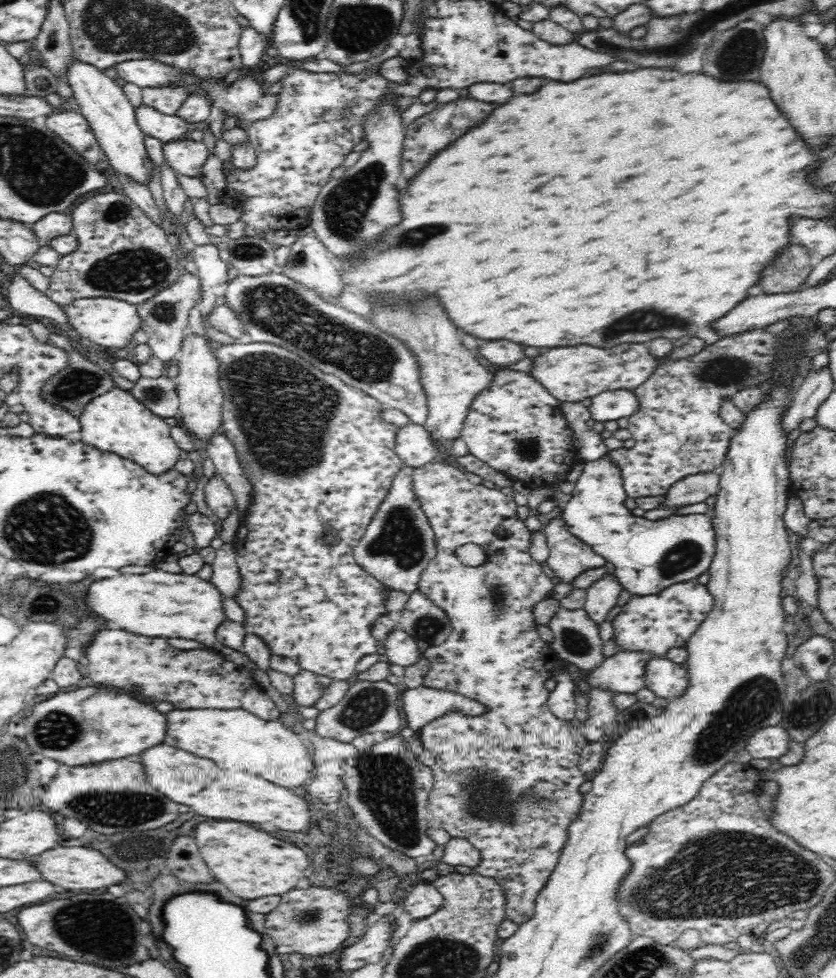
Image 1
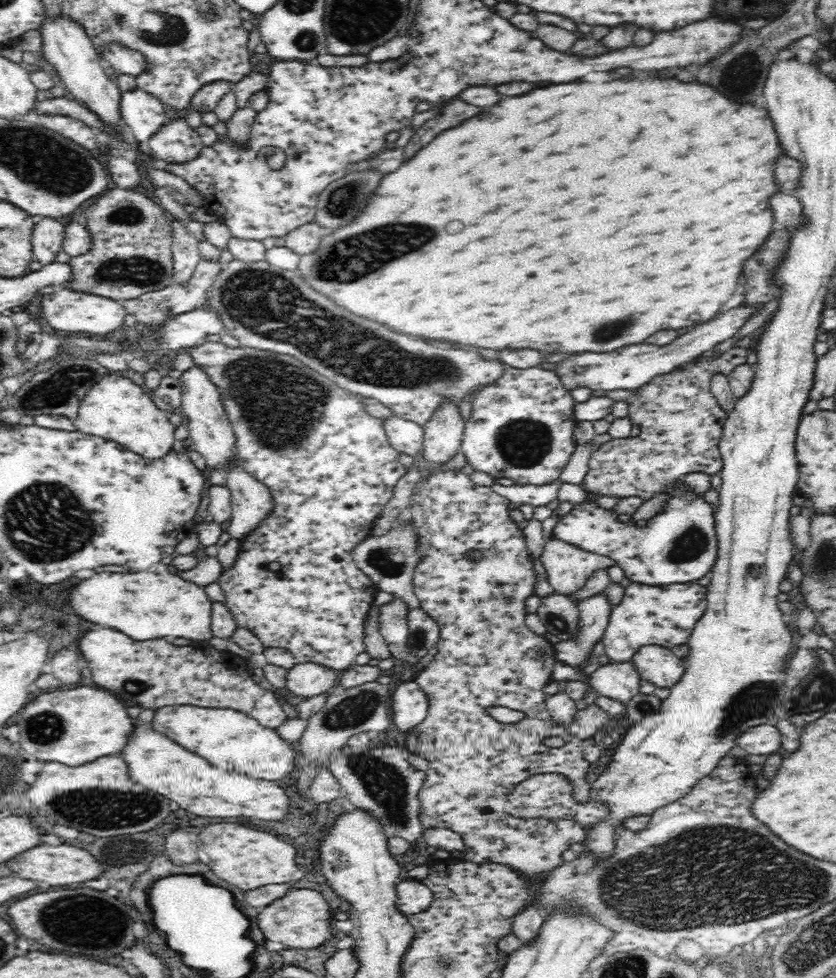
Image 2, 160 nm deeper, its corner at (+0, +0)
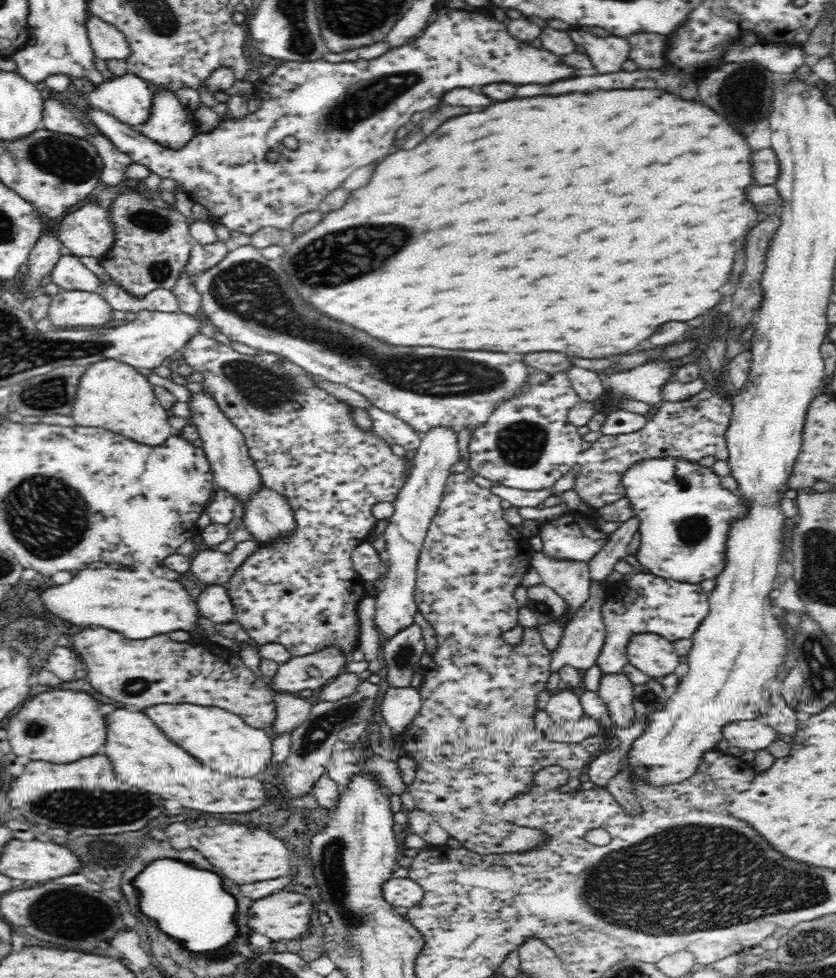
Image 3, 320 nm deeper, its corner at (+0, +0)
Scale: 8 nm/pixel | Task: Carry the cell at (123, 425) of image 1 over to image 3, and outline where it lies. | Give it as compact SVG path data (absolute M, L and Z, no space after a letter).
M104 358L104 360L92 362L84 367L84 374L80 376L71 416L78 426L100 426L148 446L158 446L166 438L177 433L168 423L168 414L158 401L153 384L147 379L147 376L140 373L138 368L120 362L117 358Z

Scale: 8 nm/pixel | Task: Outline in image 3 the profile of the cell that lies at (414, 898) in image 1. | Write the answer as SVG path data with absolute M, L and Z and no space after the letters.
M390 877L381 886L381 890L384 900L394 908L402 911L414 907L414 904L418 904L422 900L422 896L424 896L424 890L416 882L410 880L410 877Z

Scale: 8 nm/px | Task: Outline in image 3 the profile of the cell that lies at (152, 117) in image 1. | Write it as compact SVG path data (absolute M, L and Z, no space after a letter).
M130 71L102 80L88 94L86 100L94 109L100 109L120 122L137 128L148 120L152 106L152 86Z

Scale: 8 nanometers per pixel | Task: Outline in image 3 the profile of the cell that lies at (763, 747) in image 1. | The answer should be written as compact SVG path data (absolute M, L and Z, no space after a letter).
M762 719L728 722L722 726L722 736L727 744L744 749L748 756L757 750L766 749L779 735L777 730Z

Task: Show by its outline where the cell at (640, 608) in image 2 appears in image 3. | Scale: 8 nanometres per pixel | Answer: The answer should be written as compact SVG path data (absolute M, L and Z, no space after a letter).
M636 573L630 579L622 580L619 592L608 594L602 605L600 614L606 634L596 665L602 674L618 674L629 662L626 646L630 636L653 632L671 643L690 638L708 613L709 592L700 585L678 582L652 573Z

